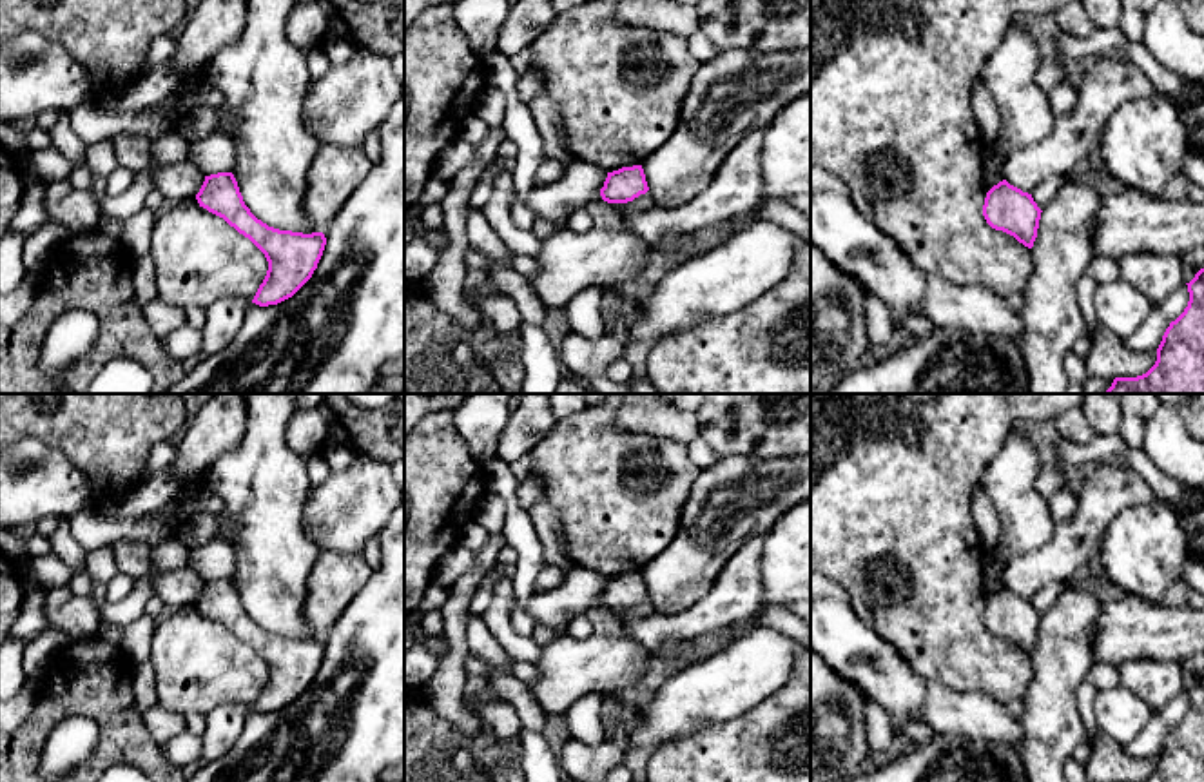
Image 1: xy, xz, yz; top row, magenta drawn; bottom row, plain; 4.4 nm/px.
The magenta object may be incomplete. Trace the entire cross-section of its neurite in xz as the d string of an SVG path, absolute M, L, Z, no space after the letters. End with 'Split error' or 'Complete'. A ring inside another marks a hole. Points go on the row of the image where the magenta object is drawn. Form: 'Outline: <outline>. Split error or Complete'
Outline: M642 165L607 172L600 196L607 203L627 203L649 191Z. Complete

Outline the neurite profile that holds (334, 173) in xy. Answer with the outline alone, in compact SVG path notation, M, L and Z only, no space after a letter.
M321 145L317 149L308 167L308 189L303 203L306 221L316 232L325 234L372 167L363 145L357 149Z

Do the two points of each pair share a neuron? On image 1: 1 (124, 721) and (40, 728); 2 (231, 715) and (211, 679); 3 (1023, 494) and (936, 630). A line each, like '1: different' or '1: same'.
1: same
2: different
3: different

